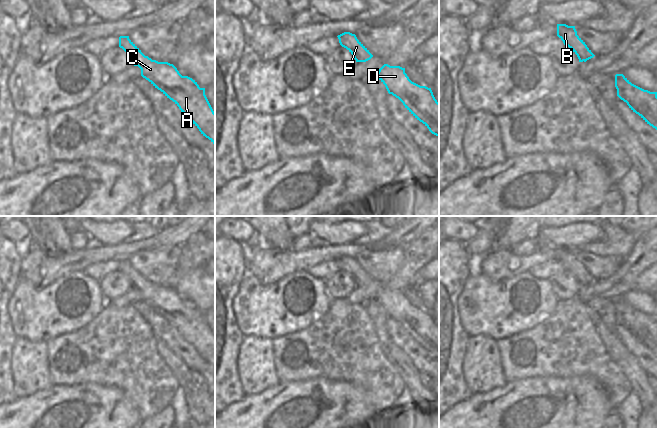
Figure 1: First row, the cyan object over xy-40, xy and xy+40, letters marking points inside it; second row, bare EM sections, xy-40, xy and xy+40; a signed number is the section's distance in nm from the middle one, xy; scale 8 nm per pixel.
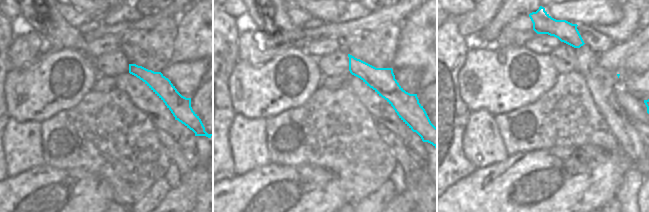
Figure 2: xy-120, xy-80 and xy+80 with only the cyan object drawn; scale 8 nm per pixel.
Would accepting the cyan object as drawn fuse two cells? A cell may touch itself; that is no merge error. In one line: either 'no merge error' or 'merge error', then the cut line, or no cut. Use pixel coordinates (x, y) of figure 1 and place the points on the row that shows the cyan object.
no merge error; no cut

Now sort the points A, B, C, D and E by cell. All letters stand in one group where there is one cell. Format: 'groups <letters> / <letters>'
groups A B C D E

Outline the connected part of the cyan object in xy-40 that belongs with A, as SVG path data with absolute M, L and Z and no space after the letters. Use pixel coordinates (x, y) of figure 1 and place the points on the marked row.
M129 36L119 37L119 47L127 53L131 64L141 69L141 76L172 100L215 145L215 112L205 95L205 88L200 88L192 78L182 76L173 64L145 56Z

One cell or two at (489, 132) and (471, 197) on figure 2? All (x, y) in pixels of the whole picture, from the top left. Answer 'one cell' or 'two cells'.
two cells

